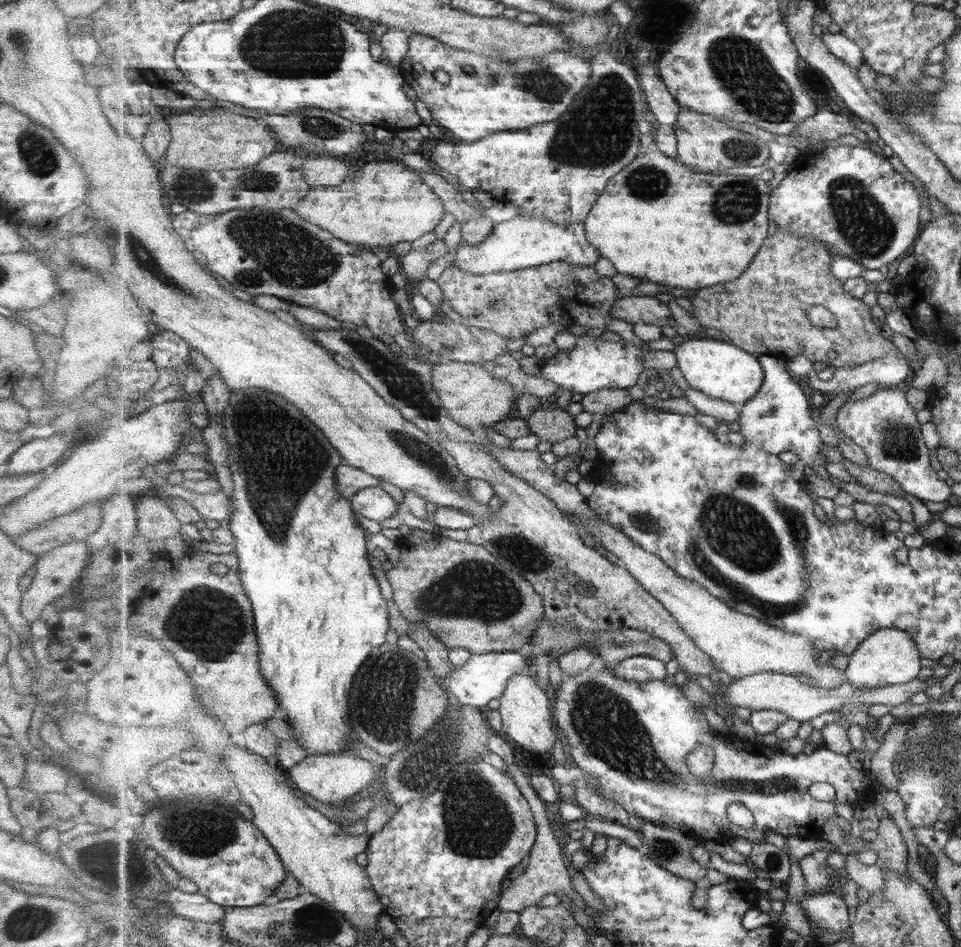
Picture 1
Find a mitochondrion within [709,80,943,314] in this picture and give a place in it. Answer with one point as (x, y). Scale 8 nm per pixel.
(863, 224)

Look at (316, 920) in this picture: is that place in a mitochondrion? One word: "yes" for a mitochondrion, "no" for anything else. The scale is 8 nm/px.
yes

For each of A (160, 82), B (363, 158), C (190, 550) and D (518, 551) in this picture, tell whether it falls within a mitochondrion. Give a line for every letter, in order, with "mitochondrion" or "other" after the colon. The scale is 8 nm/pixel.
A: other
B: other
C: other
D: mitochondrion

